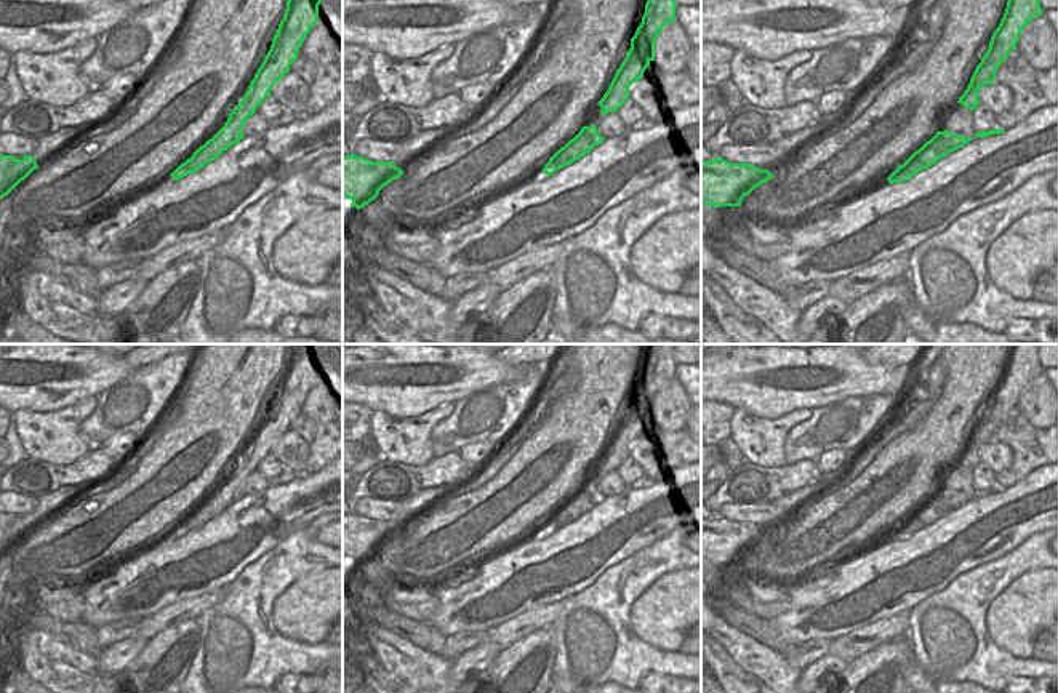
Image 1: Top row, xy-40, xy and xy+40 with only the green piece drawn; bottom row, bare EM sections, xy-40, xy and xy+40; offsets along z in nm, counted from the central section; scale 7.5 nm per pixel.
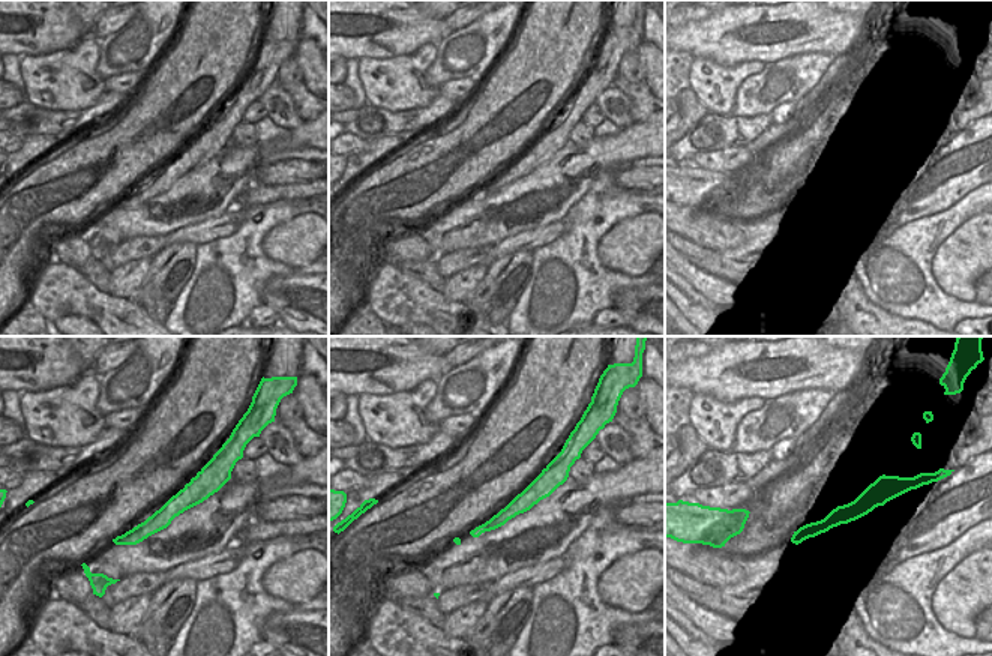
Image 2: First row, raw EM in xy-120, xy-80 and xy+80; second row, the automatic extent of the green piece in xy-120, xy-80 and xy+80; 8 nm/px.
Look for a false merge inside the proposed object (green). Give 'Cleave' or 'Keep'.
Cleave

